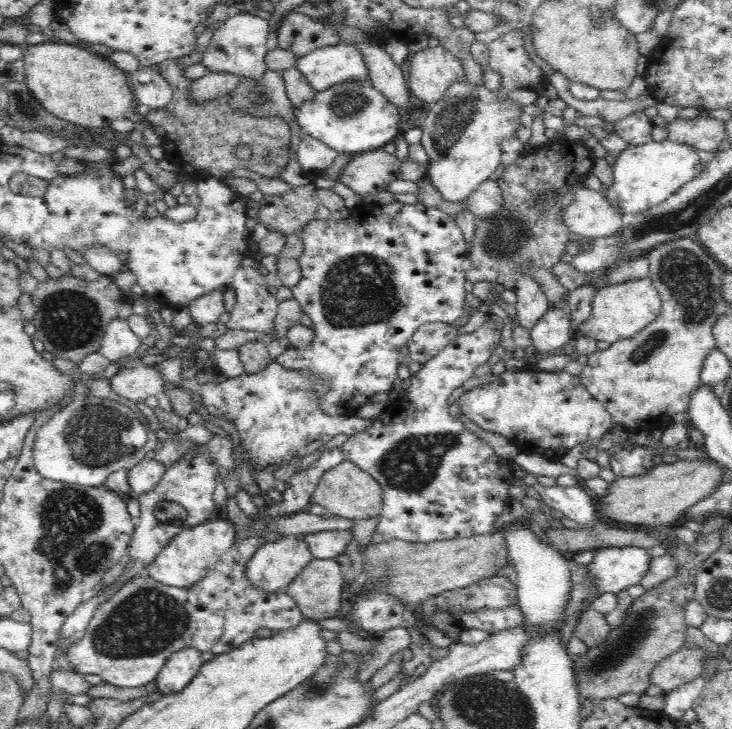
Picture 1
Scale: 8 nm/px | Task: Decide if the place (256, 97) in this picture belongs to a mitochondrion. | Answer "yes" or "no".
yes

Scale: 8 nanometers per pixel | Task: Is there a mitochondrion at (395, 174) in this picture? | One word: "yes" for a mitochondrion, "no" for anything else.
no

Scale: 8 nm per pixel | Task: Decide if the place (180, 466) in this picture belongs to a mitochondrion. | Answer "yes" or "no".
no

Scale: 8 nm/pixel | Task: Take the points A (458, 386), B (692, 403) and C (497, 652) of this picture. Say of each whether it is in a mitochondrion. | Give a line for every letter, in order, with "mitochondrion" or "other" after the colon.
A: other
B: other
C: other

